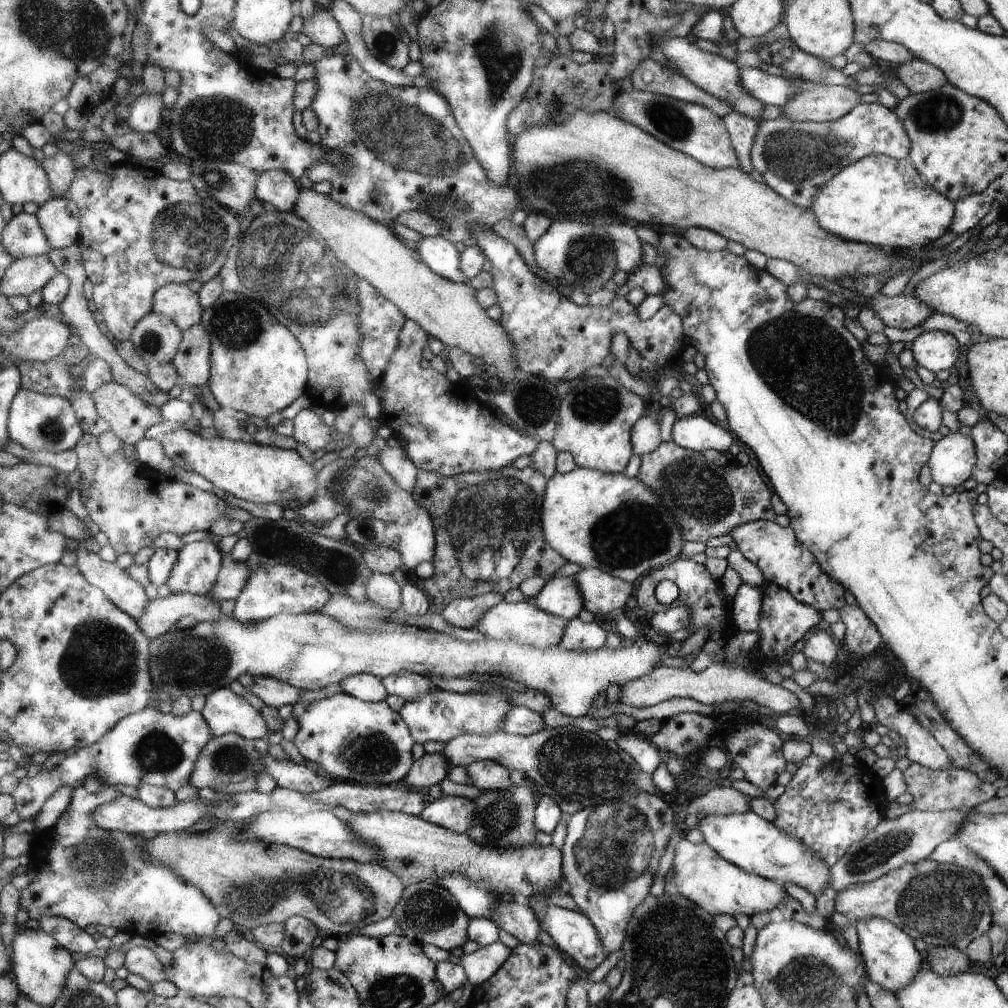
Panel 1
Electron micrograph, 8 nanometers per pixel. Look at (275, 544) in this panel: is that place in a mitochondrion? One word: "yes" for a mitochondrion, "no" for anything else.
yes

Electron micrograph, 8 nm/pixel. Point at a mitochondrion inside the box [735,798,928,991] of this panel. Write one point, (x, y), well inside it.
(874, 854)

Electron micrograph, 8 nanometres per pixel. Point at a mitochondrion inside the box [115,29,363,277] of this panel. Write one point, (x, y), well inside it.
(187, 234)

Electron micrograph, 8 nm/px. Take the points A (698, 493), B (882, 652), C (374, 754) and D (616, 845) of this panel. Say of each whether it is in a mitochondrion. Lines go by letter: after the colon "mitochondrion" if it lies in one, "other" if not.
A: mitochondrion
B: other
C: mitochondrion
D: mitochondrion

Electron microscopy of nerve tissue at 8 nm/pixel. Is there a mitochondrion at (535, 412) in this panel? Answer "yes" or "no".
yes

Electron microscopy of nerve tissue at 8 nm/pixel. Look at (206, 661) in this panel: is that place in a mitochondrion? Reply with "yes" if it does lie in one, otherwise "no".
yes

